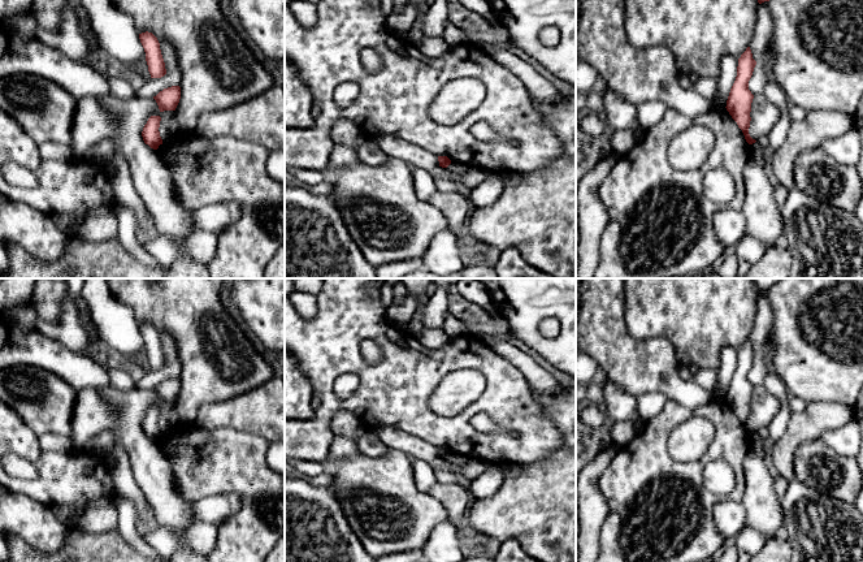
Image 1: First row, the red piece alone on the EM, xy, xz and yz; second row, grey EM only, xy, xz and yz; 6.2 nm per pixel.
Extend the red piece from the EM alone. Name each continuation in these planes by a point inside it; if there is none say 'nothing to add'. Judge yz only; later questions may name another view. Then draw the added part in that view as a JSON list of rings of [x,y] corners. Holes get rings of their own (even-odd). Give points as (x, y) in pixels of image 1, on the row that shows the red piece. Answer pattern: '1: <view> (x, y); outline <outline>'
1: yz (755, 148); outline [[[755,142],[753,144],[750,144],[750,152],[751,152],[751,157],[760,165],[764,168],[764,154],[763,154],[763,147]]]

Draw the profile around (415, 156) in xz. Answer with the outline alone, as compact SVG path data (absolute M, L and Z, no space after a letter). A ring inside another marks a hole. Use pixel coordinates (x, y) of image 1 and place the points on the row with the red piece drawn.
M363 135L363 139L373 142L385 155L403 160L411 168L421 168L432 173L439 167L438 156L422 147L391 135Z

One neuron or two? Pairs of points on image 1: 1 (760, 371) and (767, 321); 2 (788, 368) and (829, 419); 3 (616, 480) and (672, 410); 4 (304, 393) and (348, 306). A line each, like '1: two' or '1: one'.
1: one
2: two
3: one
4: two

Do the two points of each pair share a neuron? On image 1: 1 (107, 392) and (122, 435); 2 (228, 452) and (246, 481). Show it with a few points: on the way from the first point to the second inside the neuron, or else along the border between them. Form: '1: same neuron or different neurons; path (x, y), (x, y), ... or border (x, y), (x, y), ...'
1: same neuron; path (117, 401), (125, 409), (125, 424)
2: same neuron; path (231, 459), (246, 474)

